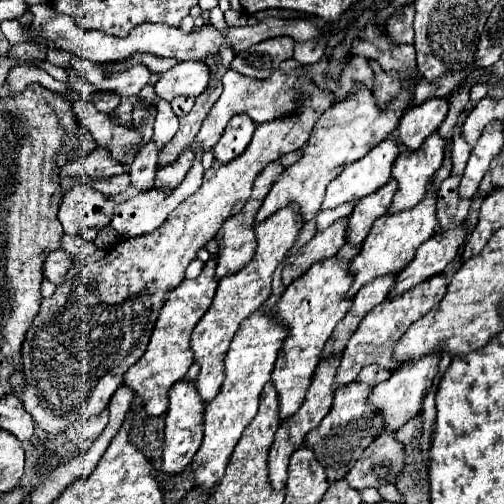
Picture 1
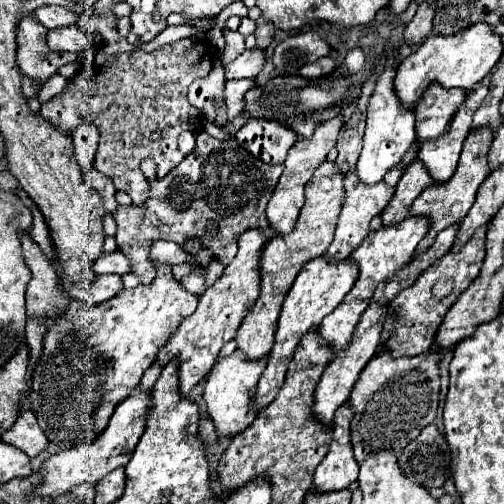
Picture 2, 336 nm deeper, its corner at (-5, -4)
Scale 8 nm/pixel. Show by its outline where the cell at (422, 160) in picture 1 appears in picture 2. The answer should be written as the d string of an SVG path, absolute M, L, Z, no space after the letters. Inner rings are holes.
M485 84L475 88L473 92L469 92L465 102L455 112L449 132L435 140L427 140L421 144L419 158L427 166L429 174L435 178L435 182L445 182L455 172L463 142L471 130L473 114L477 112L477 108L481 106L485 96L487 96Z

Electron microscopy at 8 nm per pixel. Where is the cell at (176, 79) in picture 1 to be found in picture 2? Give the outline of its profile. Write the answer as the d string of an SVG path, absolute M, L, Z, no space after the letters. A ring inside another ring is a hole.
M251 48L245 50L237 60L233 60L229 66L225 66L225 78L255 78L265 64L265 50L263 48Z

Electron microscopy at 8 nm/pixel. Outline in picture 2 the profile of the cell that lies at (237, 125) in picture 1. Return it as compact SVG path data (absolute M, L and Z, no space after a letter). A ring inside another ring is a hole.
M251 118L235 138L253 156L267 160L267 164L283 164L289 148L297 142L297 134L289 126L265 118Z

